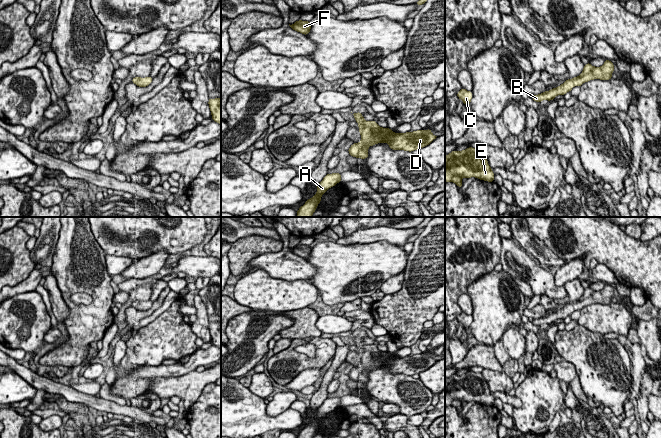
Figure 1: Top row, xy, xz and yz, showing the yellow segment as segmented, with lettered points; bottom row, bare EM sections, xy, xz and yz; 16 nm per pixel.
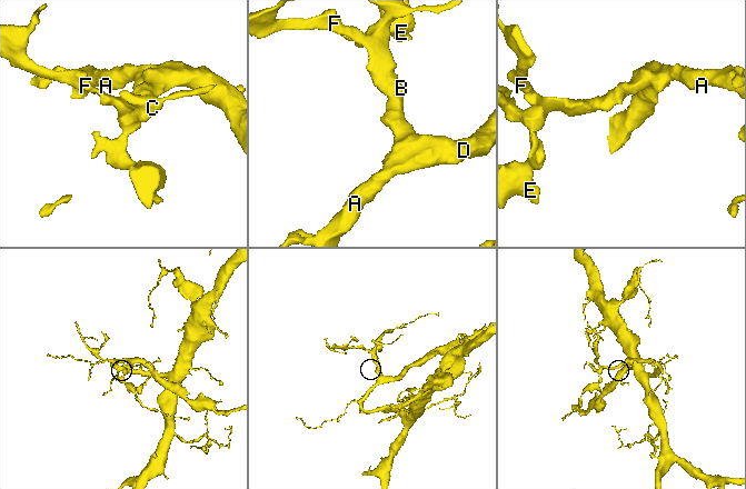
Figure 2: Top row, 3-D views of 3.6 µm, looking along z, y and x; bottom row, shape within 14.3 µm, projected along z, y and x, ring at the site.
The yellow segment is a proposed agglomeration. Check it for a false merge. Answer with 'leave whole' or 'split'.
leave whole

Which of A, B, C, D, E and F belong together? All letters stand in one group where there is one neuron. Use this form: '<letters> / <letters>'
A B C D E F

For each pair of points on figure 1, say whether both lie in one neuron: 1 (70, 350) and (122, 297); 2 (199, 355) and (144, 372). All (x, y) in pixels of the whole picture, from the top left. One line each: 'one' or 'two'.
1: two
2: one

